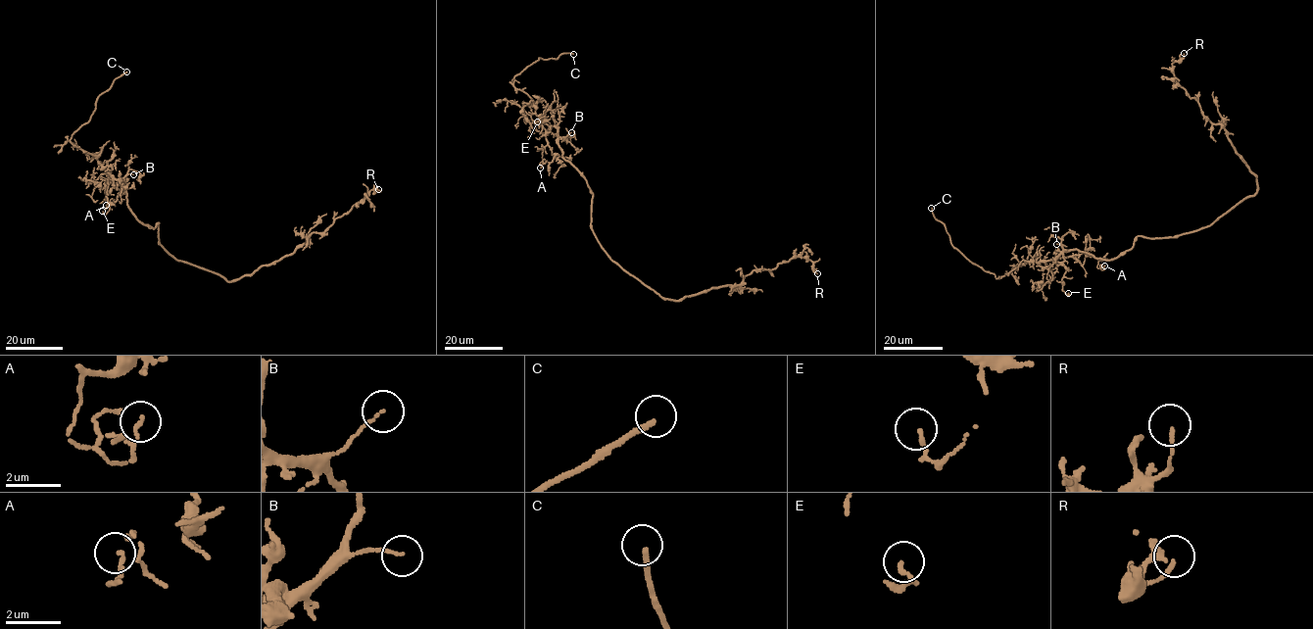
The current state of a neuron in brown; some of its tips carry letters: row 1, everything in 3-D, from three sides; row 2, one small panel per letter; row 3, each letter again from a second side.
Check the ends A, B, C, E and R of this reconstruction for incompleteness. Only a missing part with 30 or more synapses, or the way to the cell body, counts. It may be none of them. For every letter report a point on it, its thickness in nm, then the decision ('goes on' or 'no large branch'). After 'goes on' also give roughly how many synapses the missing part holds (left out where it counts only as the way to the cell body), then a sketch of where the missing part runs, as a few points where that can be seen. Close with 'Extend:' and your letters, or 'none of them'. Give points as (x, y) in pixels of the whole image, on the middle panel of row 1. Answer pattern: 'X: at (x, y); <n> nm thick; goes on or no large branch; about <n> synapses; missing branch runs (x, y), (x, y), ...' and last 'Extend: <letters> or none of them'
A: at (540, 168); 120 nm thick; no large branch
B: at (571, 132); 80 nm thick; no large branch
C: at (573, 54); 200 nm thick; goes on; missing branch runs (573, 54), (583, 57), (584, 61), (608, 58)
E: at (537, 121); 90 nm thick; no large branch
R: at (817, 273); 120 nm thick; no large branch
Extend: C

